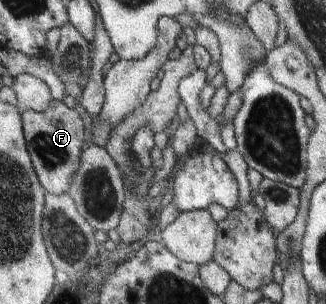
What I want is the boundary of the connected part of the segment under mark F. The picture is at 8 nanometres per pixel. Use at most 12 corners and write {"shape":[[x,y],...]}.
{"shape":[[53,98],[21,108],[41,186],[68,194],[85,147],[81,116]]}

